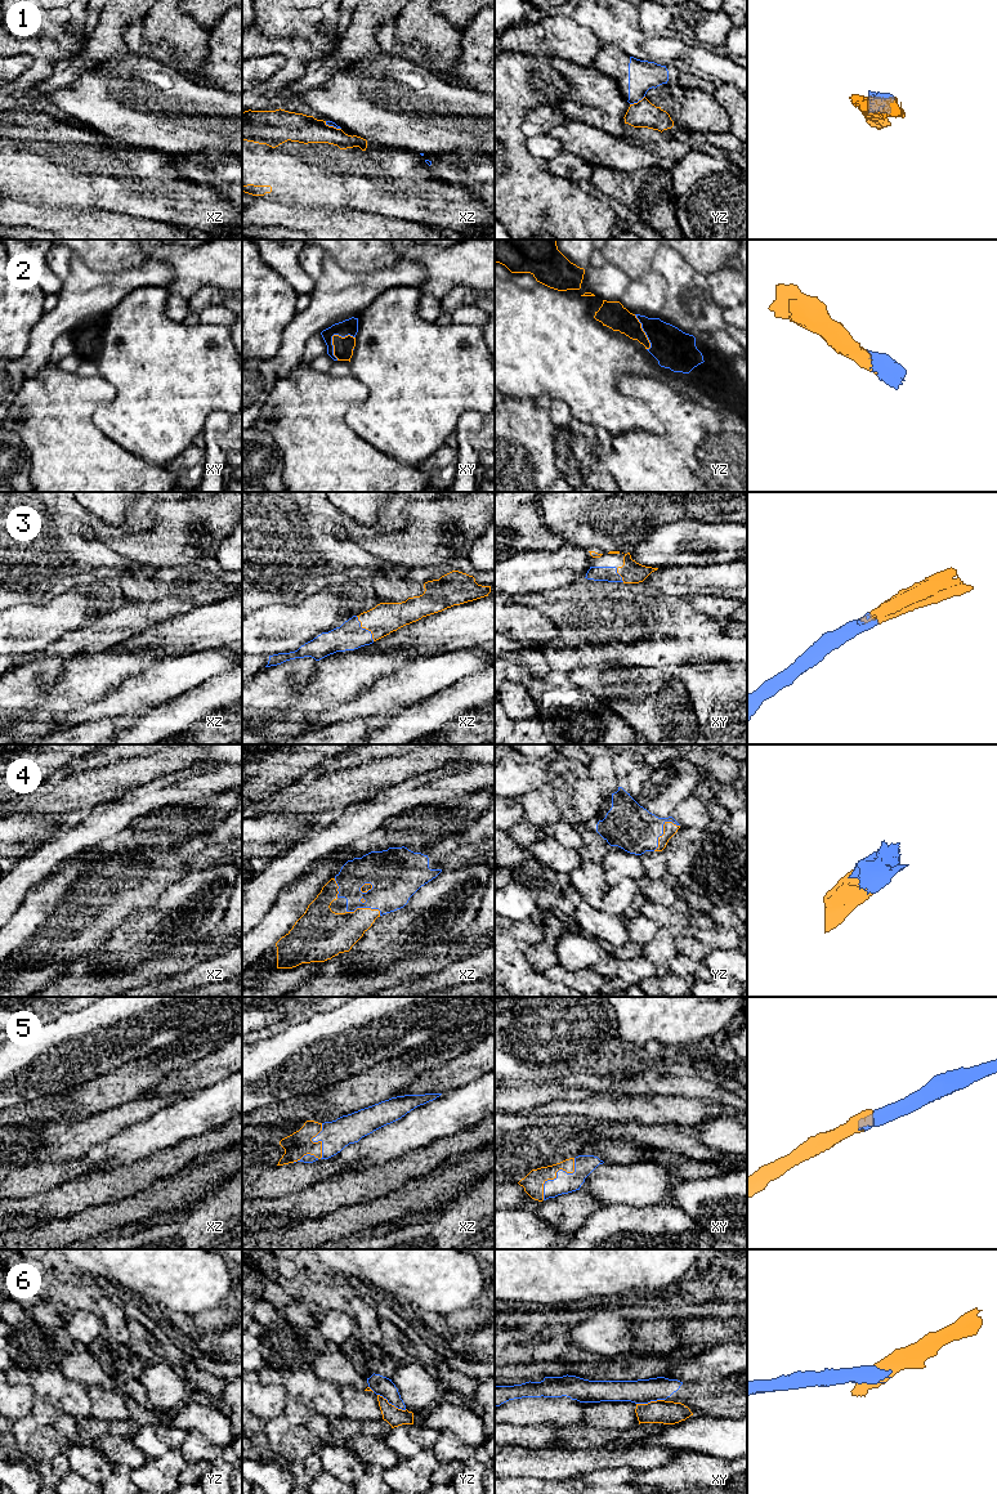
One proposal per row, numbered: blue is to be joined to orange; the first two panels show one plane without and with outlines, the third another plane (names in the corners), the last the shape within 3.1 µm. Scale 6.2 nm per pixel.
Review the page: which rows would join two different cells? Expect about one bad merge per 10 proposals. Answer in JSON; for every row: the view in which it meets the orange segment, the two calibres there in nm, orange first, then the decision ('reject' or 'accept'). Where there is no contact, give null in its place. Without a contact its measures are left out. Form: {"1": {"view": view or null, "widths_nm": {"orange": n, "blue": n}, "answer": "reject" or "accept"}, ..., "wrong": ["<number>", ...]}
{"1": {"view": "yz", "widths_nm": {"orange": 160, "blue": 190}, "answer": "reject"}, "2": {"view": "xy", "widths_nm": {"orange": 130, "blue": 100}, "answer": "accept"}, "3": {"view": "xz", "widths_nm": {"orange": 190, "blue": 170}, "answer": "accept"}, "4": {"view": "yz", "widths_nm": {"orange": 80, "blue": 300}, "answer": "accept"}, "5": {"view": "xz", "widths_nm": {"orange": 160, "blue": 180}, "answer": "accept"}, "6": {"view": "yz", "widths_nm": {"orange": 120, "blue": 120}, "answer": "reject"}, "wrong": ["1", "6"]}

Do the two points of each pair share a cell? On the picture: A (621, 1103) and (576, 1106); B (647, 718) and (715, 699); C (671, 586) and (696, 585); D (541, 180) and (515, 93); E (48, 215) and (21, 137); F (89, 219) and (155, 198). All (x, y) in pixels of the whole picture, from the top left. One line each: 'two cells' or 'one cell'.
A: one cell
B: two cells
C: one cell
D: one cell
E: two cells
F: two cells

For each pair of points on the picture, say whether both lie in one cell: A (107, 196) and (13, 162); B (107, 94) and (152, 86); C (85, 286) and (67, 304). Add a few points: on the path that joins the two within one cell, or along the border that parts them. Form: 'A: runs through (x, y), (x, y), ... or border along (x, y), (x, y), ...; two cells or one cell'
A: runs through (84, 196), (54, 196), (36, 186); one cell
B: runs through (119, 94), (141, 94); one cell
C: runs through (81, 290), (71, 300); one cell

